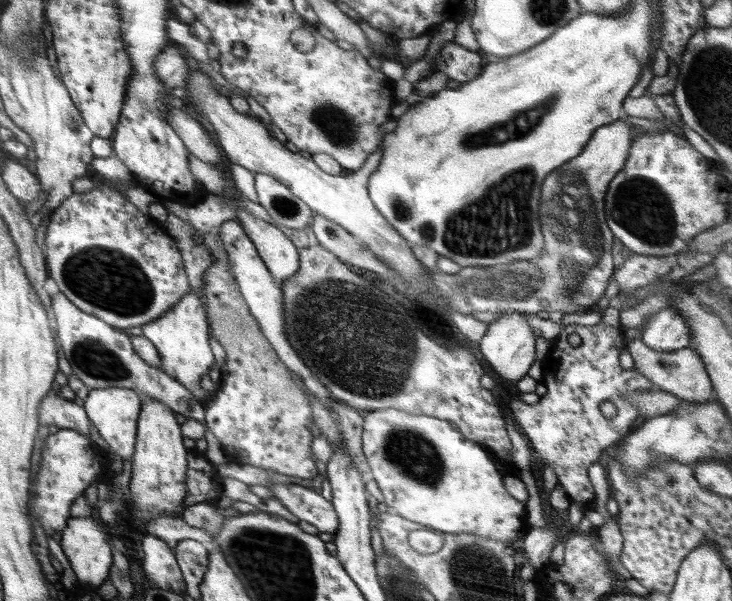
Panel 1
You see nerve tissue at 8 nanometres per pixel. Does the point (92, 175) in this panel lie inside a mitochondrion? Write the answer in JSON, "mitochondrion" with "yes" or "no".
{"mitochondrion":"no"}

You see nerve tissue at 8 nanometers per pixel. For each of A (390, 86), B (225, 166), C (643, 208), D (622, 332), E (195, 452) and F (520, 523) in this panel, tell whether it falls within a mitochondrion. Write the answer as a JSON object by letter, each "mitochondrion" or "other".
{"A":"other","B":"other","C":"mitochondrion","D":"other","E":"other","F":"other"}

